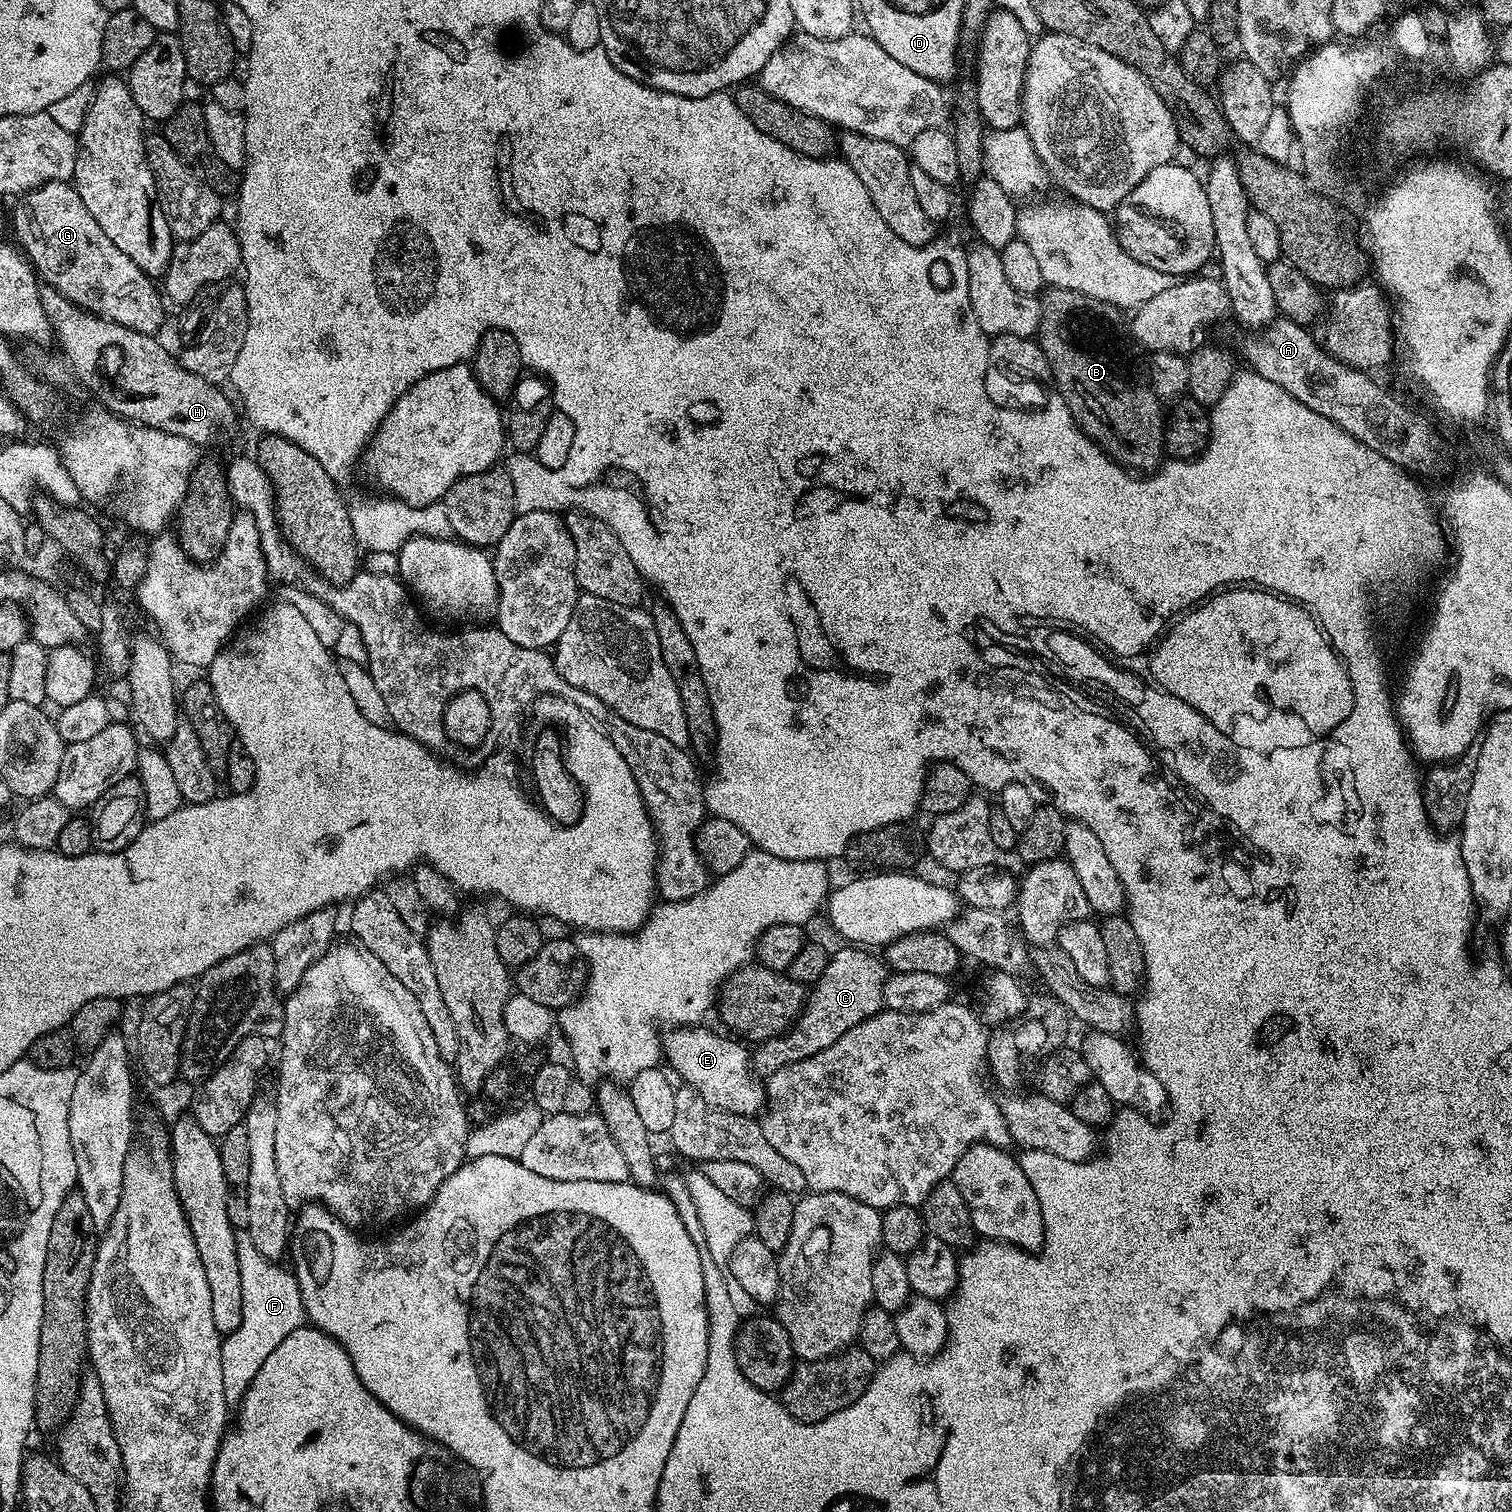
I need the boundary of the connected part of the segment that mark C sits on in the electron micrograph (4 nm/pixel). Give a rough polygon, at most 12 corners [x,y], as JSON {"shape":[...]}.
{"shape":[[840,946],[787,1032],[757,1043],[757,1077],[834,1046],[884,1008],[890,969]]}

